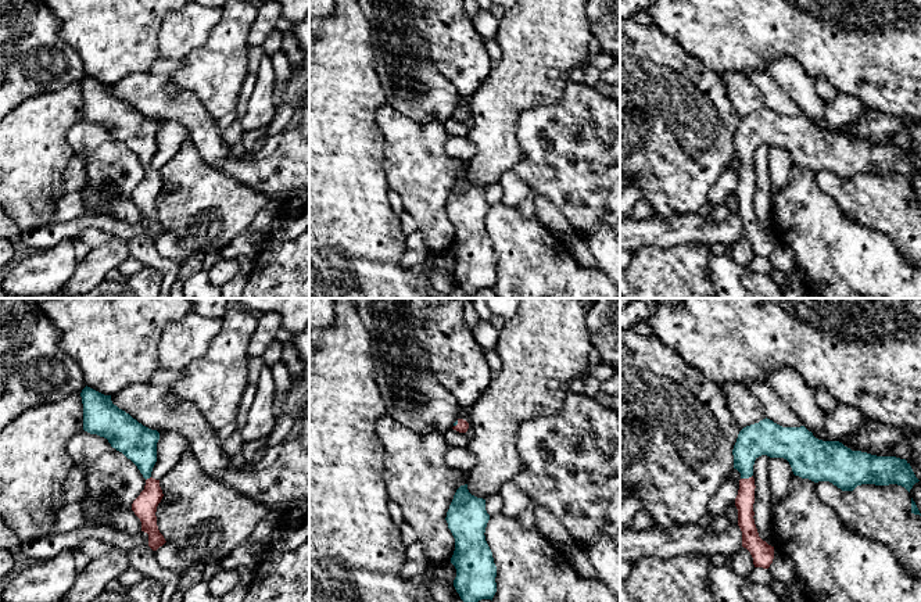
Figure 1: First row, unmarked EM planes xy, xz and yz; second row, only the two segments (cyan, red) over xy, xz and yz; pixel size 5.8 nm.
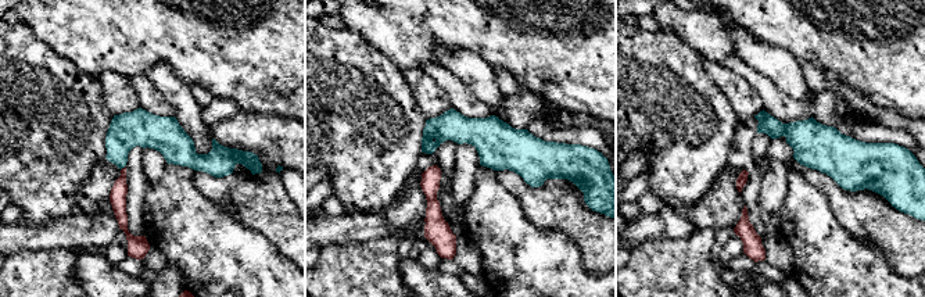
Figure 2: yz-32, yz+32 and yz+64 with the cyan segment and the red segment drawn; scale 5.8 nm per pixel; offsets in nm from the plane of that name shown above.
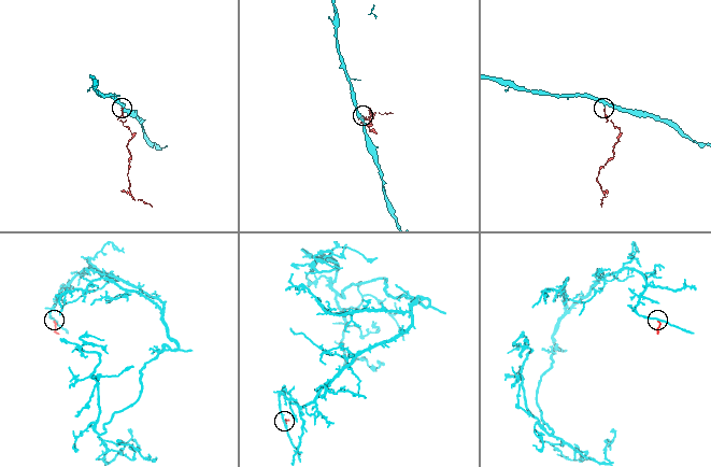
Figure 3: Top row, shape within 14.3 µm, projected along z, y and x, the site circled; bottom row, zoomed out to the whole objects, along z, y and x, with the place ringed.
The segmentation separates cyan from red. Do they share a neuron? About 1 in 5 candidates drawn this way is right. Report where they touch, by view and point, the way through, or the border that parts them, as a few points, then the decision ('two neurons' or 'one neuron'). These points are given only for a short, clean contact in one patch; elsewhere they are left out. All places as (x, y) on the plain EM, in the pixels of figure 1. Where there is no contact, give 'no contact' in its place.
meets cyan in yz at (746, 167); runs through yz (760, 128), (746, 142), (746, 167), (745, 187); one neuron

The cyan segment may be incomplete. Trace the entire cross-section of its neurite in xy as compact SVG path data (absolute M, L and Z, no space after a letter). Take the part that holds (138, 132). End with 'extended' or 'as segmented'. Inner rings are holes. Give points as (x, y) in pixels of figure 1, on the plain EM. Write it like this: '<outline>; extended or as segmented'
M86 75L80 86L83 93L83 119L107 128L111 136L130 148L146 168L144 179L133 190L132 200L141 211L141 221L148 223L148 236L157 240L166 232L158 219L155 205L164 183L160 169L151 166L157 151L160 122L143 115L114 94L111 85L104 85Z; extended

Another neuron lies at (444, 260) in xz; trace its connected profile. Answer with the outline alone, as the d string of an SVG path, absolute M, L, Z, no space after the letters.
M436 251L429 255L427 259L436 268L454 273L456 266L456 258L451 251Z

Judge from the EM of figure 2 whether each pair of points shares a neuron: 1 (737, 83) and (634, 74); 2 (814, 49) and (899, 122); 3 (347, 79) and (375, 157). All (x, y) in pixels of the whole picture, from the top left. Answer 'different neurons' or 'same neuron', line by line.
1: different neurons
2: different neurons
3: same neuron

